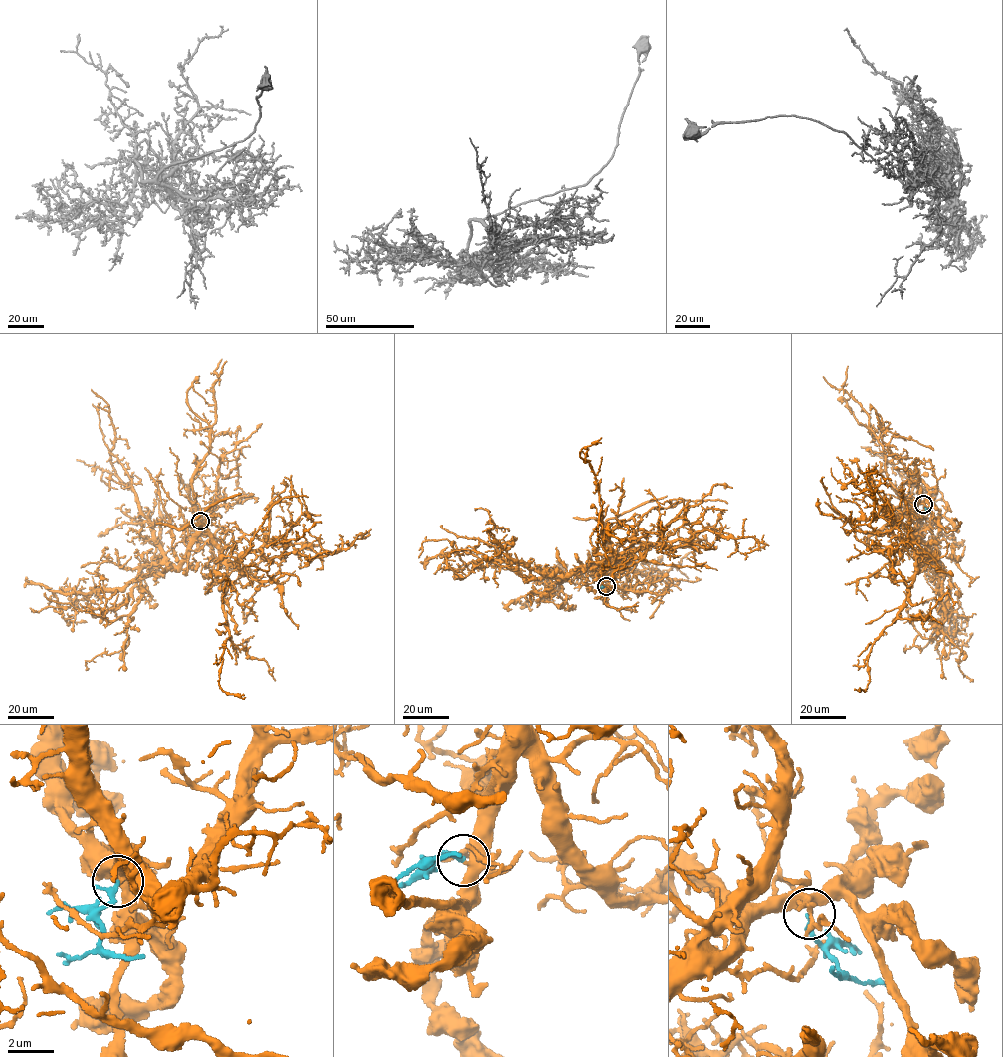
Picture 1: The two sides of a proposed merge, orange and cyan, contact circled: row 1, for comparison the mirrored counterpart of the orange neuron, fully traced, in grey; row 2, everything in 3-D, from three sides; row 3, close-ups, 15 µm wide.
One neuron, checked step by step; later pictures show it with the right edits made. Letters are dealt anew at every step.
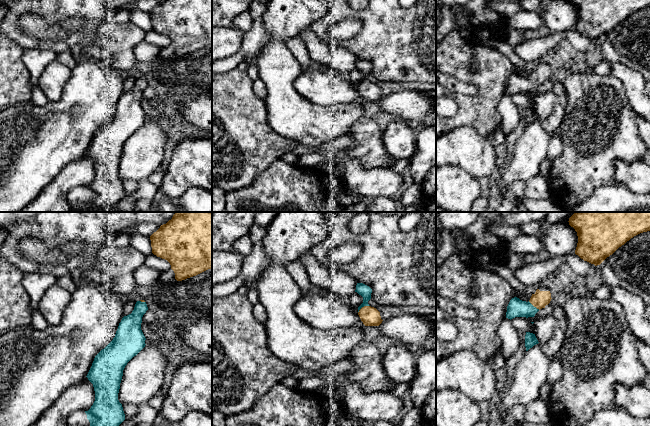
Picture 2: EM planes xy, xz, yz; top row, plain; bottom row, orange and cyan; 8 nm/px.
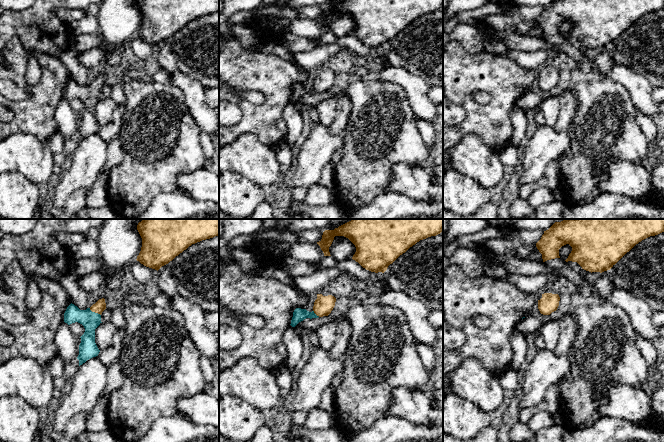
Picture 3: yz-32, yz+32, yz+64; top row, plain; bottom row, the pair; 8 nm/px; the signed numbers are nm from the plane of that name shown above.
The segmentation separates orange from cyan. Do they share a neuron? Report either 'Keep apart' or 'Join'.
Join

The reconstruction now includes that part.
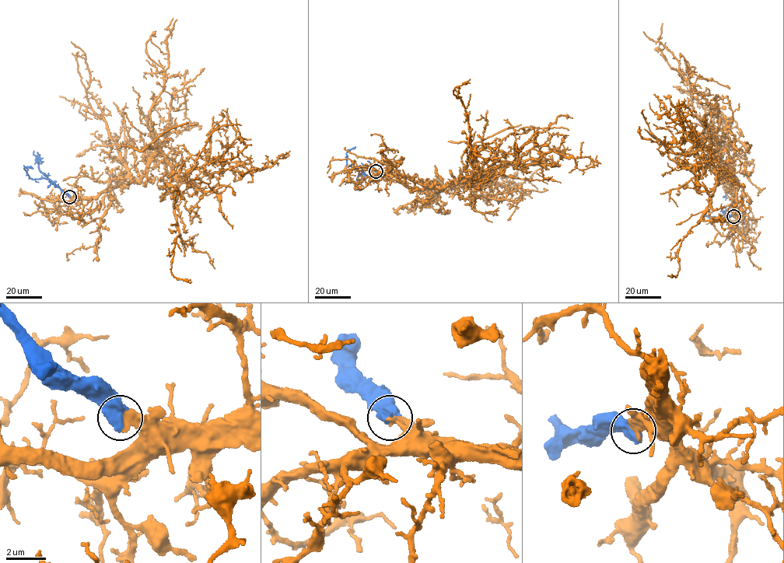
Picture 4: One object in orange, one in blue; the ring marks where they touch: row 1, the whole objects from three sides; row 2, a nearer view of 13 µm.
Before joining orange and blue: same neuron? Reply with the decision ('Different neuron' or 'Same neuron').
Same neuron

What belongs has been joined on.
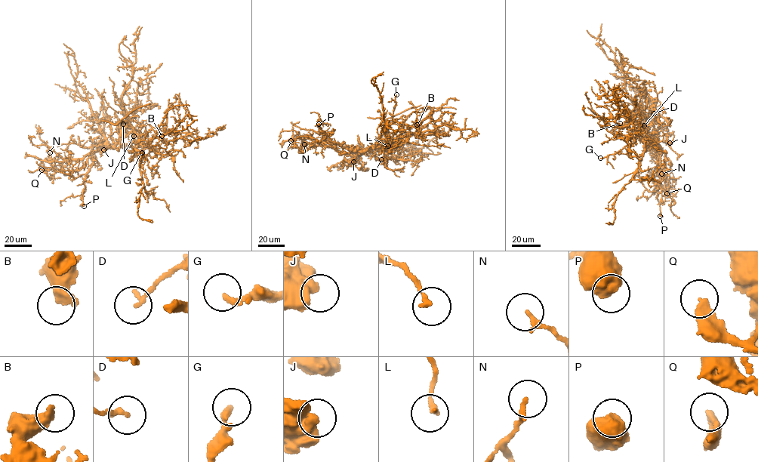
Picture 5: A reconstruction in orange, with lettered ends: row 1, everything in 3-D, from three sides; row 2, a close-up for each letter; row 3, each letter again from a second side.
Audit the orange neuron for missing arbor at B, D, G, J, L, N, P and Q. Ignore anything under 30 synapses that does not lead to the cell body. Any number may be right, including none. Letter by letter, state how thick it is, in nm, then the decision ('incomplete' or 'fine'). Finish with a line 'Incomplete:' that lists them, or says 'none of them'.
B: 550 nm thick; fine
D: 190 nm thick; fine
G: 240 nm thick; fine
J: 550 nm thick; fine
L: 200 nm thick; fine
N: 180 nm thick; fine
P: 650 nm thick; fine
Q: 420 nm thick; fine
Incomplete: none of them

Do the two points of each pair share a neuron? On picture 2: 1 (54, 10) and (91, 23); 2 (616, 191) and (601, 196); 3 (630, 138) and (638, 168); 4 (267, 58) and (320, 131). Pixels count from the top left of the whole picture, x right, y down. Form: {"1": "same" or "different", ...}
{"1": "same", "2": "same", "3": "different", "4": "same"}

